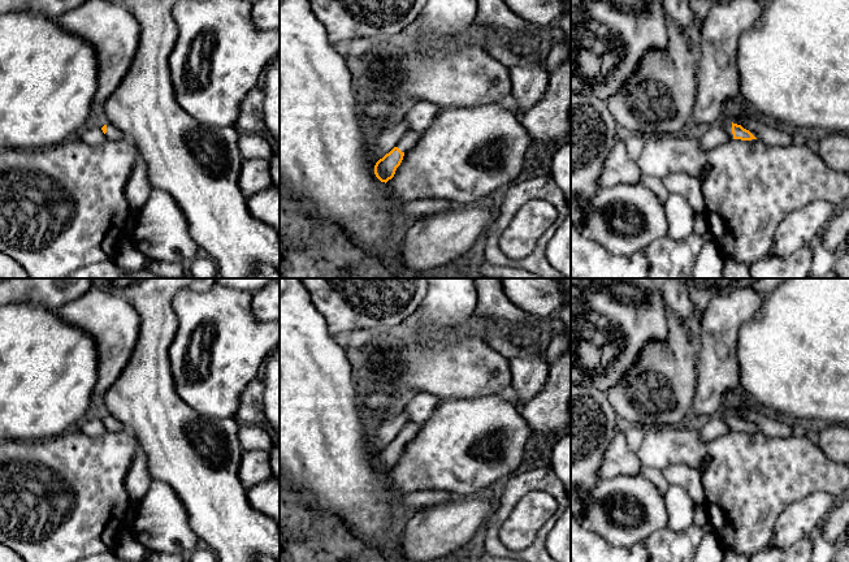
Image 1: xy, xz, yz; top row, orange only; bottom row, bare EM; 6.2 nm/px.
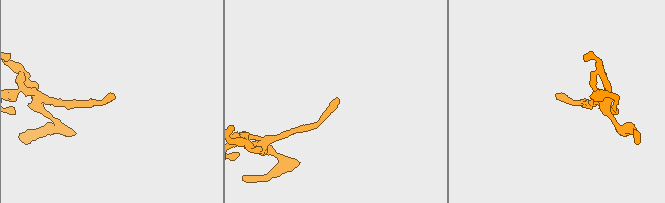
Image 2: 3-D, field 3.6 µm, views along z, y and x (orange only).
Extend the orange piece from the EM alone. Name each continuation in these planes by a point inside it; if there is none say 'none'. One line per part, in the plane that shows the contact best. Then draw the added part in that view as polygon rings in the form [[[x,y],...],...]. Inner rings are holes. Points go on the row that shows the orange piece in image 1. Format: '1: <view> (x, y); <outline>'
1: yz (727, 126); [[[720,117],[716,124],[725,130],[731,139],[733,139],[732,122],[727,122],[723,117]]]

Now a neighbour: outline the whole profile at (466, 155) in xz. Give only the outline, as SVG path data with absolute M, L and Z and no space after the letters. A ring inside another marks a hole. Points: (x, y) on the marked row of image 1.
M507 103L442 108L385 186L397 207L419 199L476 203L515 183L530 143Z

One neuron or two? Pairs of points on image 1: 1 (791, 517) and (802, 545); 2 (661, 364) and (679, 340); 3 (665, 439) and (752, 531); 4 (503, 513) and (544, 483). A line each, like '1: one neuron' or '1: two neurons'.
1: two neurons
2: one neuron
3: one neuron
4: one neuron

